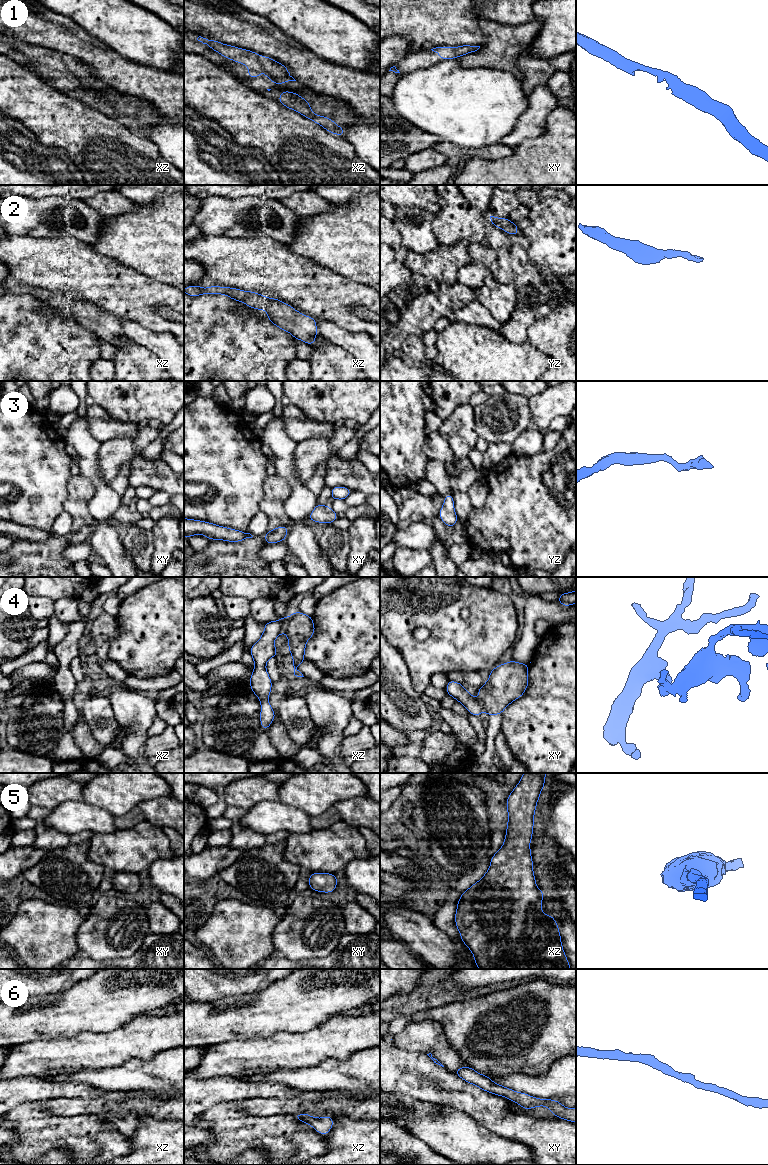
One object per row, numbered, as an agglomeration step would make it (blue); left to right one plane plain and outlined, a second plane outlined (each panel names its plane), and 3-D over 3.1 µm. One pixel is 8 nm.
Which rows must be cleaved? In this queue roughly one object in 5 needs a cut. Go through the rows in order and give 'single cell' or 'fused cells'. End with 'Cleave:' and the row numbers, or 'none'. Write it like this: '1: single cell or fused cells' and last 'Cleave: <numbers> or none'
1: single cell
2: single cell
3: single cell
4: fused cells
5: single cell
6: single cell
Cleave: 4

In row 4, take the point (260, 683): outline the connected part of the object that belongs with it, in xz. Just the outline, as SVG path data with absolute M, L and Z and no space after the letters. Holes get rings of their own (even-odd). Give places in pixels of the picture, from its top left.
M282 616L278 621L266 622L262 636L249 649L255 665L250 676L250 690L254 692L260 700L260 723L264 730L270 727L272 721L277 716L268 701L273 683L266 670L266 663L270 658L277 656L278 650L274 646L274 641L284 632L286 620L287 617Z

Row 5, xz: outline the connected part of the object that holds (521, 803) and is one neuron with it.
M524 773L512 790L506 800L508 823L506 824L507 831L502 847L491 857L490 867L483 877L469 887L465 892L461 893L461 897L457 902L457 909L455 912L455 925L460 933L464 945L470 949L474 956L474 962L479 969L571 969L566 954L562 947L561 935L559 926L556 923L553 915L544 915L542 912L541 900L546 896L536 885L536 879L533 872L533 860L531 856L530 841L533 836L534 814L536 812L536 805L540 798L541 791L545 784L545 776L548 773Z

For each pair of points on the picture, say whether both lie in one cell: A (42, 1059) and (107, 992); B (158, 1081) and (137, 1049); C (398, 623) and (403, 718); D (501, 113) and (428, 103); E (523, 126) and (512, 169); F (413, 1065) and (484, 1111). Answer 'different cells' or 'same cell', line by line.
A: different cells
B: different cells
C: different cells
D: same cell
E: different cells
F: same cell

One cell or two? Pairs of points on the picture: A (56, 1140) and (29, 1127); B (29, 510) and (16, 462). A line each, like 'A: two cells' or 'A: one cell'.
A: one cell
B: one cell

